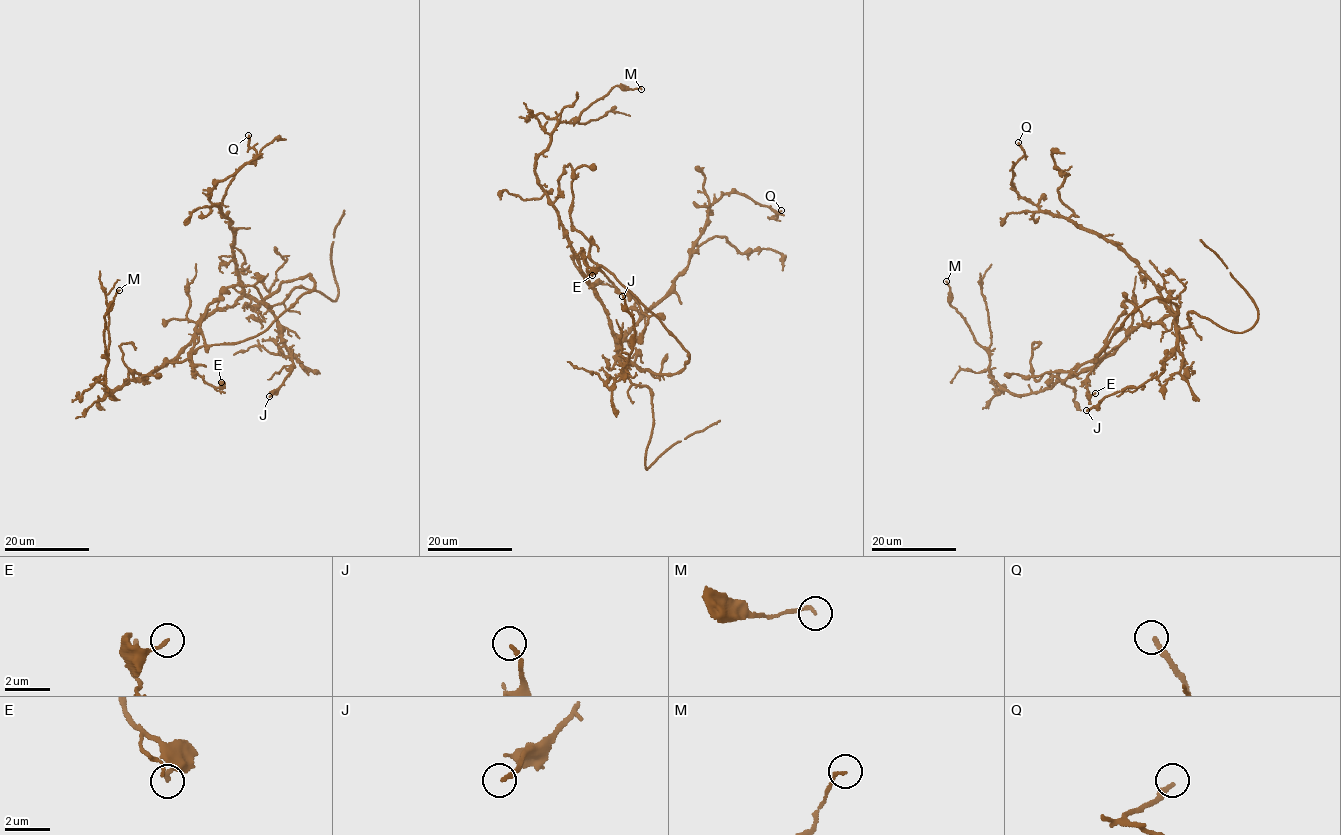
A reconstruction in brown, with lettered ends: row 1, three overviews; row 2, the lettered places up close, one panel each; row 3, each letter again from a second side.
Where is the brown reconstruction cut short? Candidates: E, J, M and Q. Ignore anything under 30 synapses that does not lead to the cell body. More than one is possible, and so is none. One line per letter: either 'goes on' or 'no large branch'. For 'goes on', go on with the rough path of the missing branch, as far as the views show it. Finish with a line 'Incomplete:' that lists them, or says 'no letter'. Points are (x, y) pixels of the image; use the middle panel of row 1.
E: no large branch
J: no large branch
M: no large branch
Q: no large branch
Incomplete: no letter

